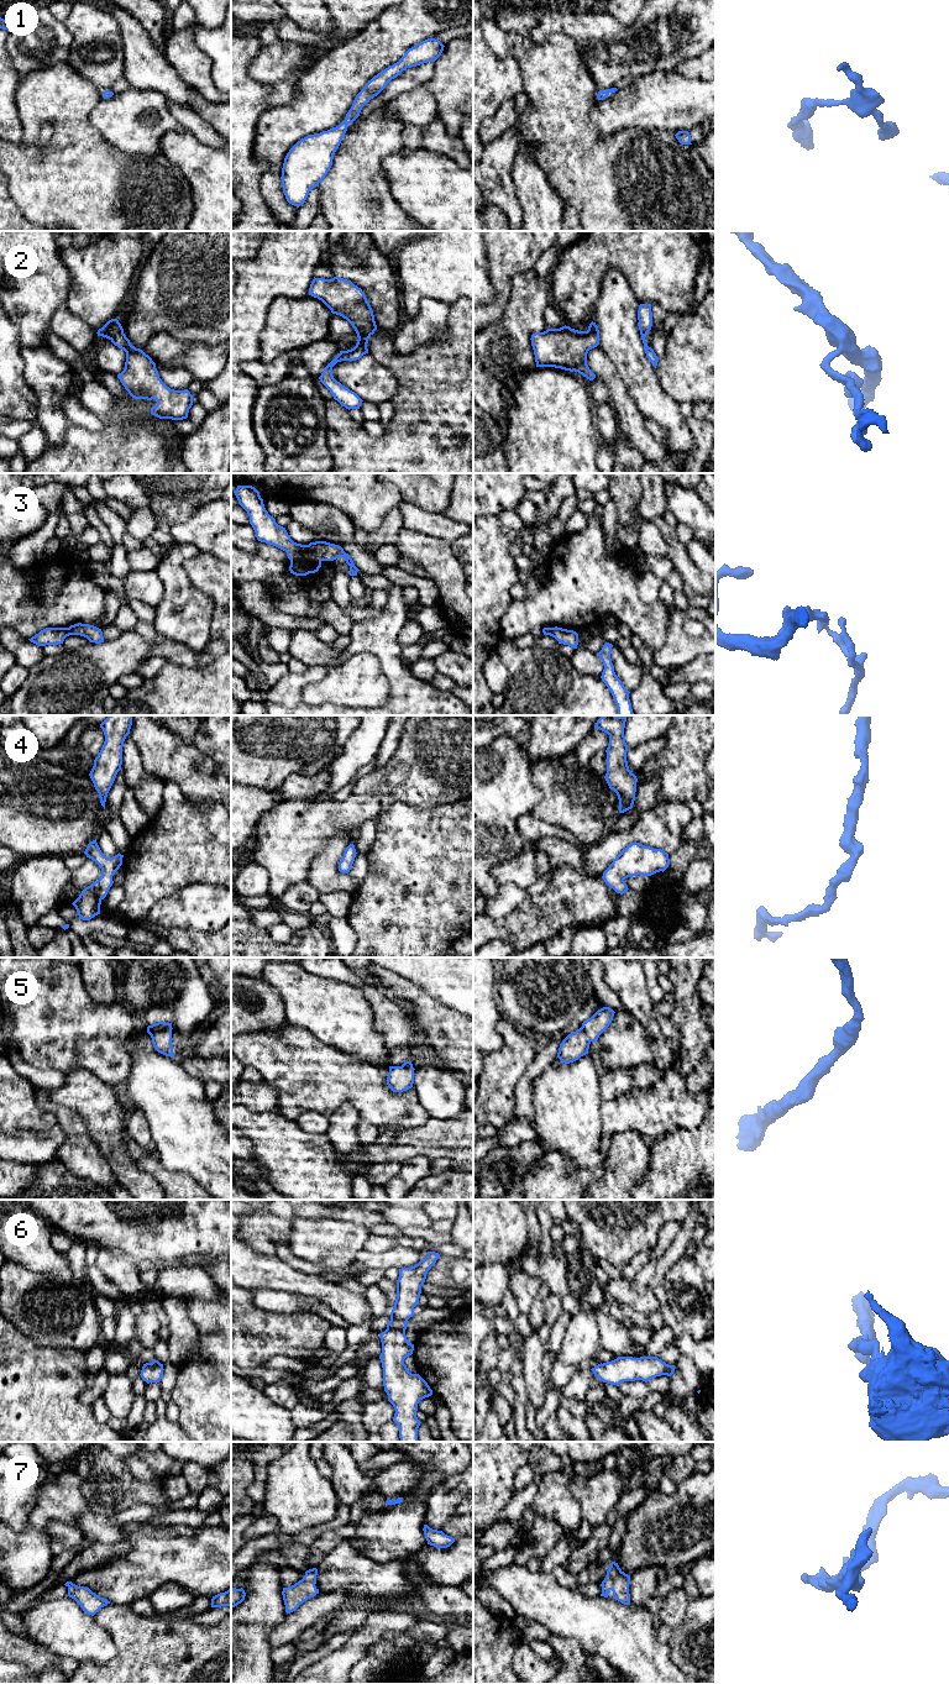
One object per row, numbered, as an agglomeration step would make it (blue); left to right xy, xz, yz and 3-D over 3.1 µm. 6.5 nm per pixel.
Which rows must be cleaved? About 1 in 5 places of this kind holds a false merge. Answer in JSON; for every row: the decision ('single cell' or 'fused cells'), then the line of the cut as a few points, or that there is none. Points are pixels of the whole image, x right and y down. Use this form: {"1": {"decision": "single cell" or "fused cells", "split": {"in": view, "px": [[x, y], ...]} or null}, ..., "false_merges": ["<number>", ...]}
{"1": {"decision": "single cell", "split": null}, "2": {"decision": "single cell", "split": null}, "3": {"decision": "single cell", "split": null}, "4": {"decision": "single cell", "split": null}, "5": {"decision": "single cell", "split": null}, "6": {"decision": "single cell", "split": null}, "7": {"decision": "single cell", "split": null}, "false_merges": []}

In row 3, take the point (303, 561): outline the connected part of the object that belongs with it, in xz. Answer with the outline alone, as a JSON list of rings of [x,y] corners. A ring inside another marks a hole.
[[[237,486],[234,493],[238,504],[247,512],[250,524],[256,533],[257,540],[287,552],[287,556],[290,560],[290,573],[295,576],[315,573],[321,567],[323,561],[334,561],[339,557],[344,557],[350,566],[348,575],[357,576],[360,570],[355,566],[351,556],[346,554],[341,546],[326,541],[315,541],[309,545],[294,542],[285,528],[278,525],[276,519],[268,514],[263,499],[255,487]]]

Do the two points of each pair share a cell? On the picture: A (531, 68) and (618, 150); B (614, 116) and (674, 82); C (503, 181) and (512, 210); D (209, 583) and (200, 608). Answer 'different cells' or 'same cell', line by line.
A: same cell
B: same cell
C: same cell
D: different cells

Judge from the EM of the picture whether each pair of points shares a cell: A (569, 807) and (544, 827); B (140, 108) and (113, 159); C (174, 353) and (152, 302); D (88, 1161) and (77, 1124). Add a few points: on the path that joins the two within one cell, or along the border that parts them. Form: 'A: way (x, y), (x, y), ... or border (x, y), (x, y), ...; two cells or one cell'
A: border (529, 813), (567, 829), (575, 837); two cells
B: border (98, 129), (122, 153); two cells
C: border (193, 342), (156, 332), (141, 349); two cells
D: way (79, 1153), (77, 1133); one cell

